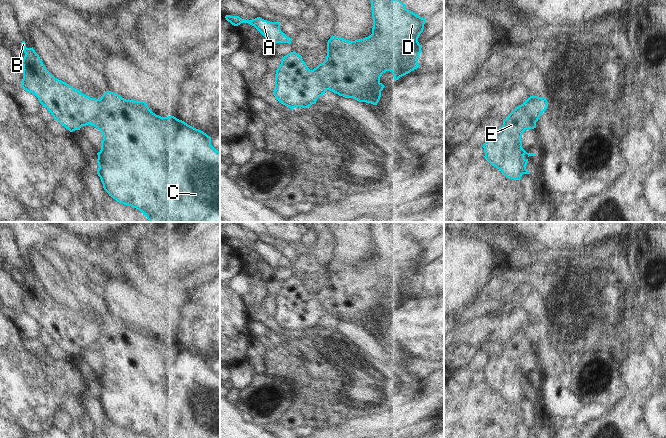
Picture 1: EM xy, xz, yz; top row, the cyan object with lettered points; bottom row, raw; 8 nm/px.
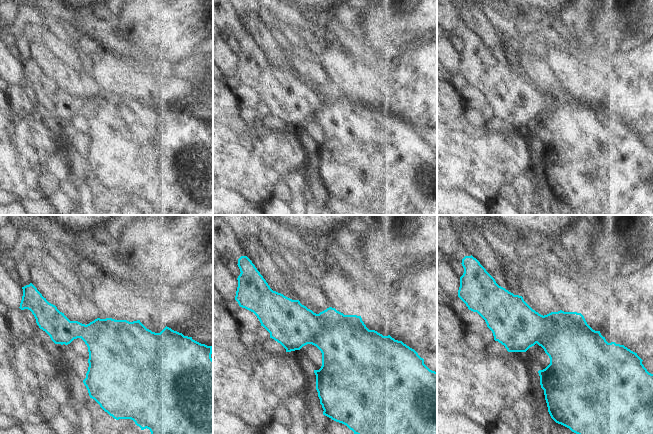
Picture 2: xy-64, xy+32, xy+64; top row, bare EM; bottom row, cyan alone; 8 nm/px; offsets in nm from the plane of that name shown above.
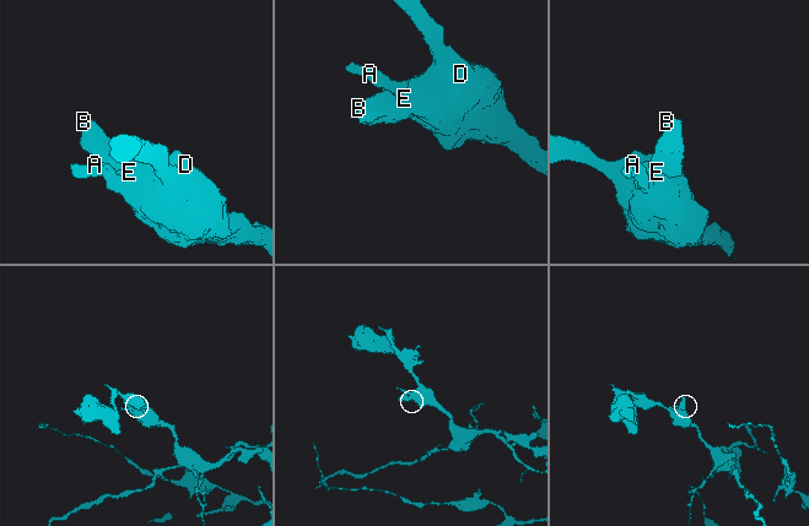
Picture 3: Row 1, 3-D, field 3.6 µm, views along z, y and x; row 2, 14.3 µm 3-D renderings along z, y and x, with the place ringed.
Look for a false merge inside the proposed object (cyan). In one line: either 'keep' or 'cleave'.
cleave

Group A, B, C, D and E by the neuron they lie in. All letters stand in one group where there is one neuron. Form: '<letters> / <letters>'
A C D E / B

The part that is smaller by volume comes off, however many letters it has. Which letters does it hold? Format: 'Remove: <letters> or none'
Remove: B

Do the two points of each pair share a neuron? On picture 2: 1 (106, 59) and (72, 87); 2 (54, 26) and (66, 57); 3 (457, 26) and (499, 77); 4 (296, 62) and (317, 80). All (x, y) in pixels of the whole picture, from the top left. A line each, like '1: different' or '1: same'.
1: different
2: different
3: same
4: same

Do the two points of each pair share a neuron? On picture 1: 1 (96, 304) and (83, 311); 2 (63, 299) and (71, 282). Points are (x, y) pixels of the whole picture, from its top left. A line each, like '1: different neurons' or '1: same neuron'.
1: different neurons
2: different neurons

